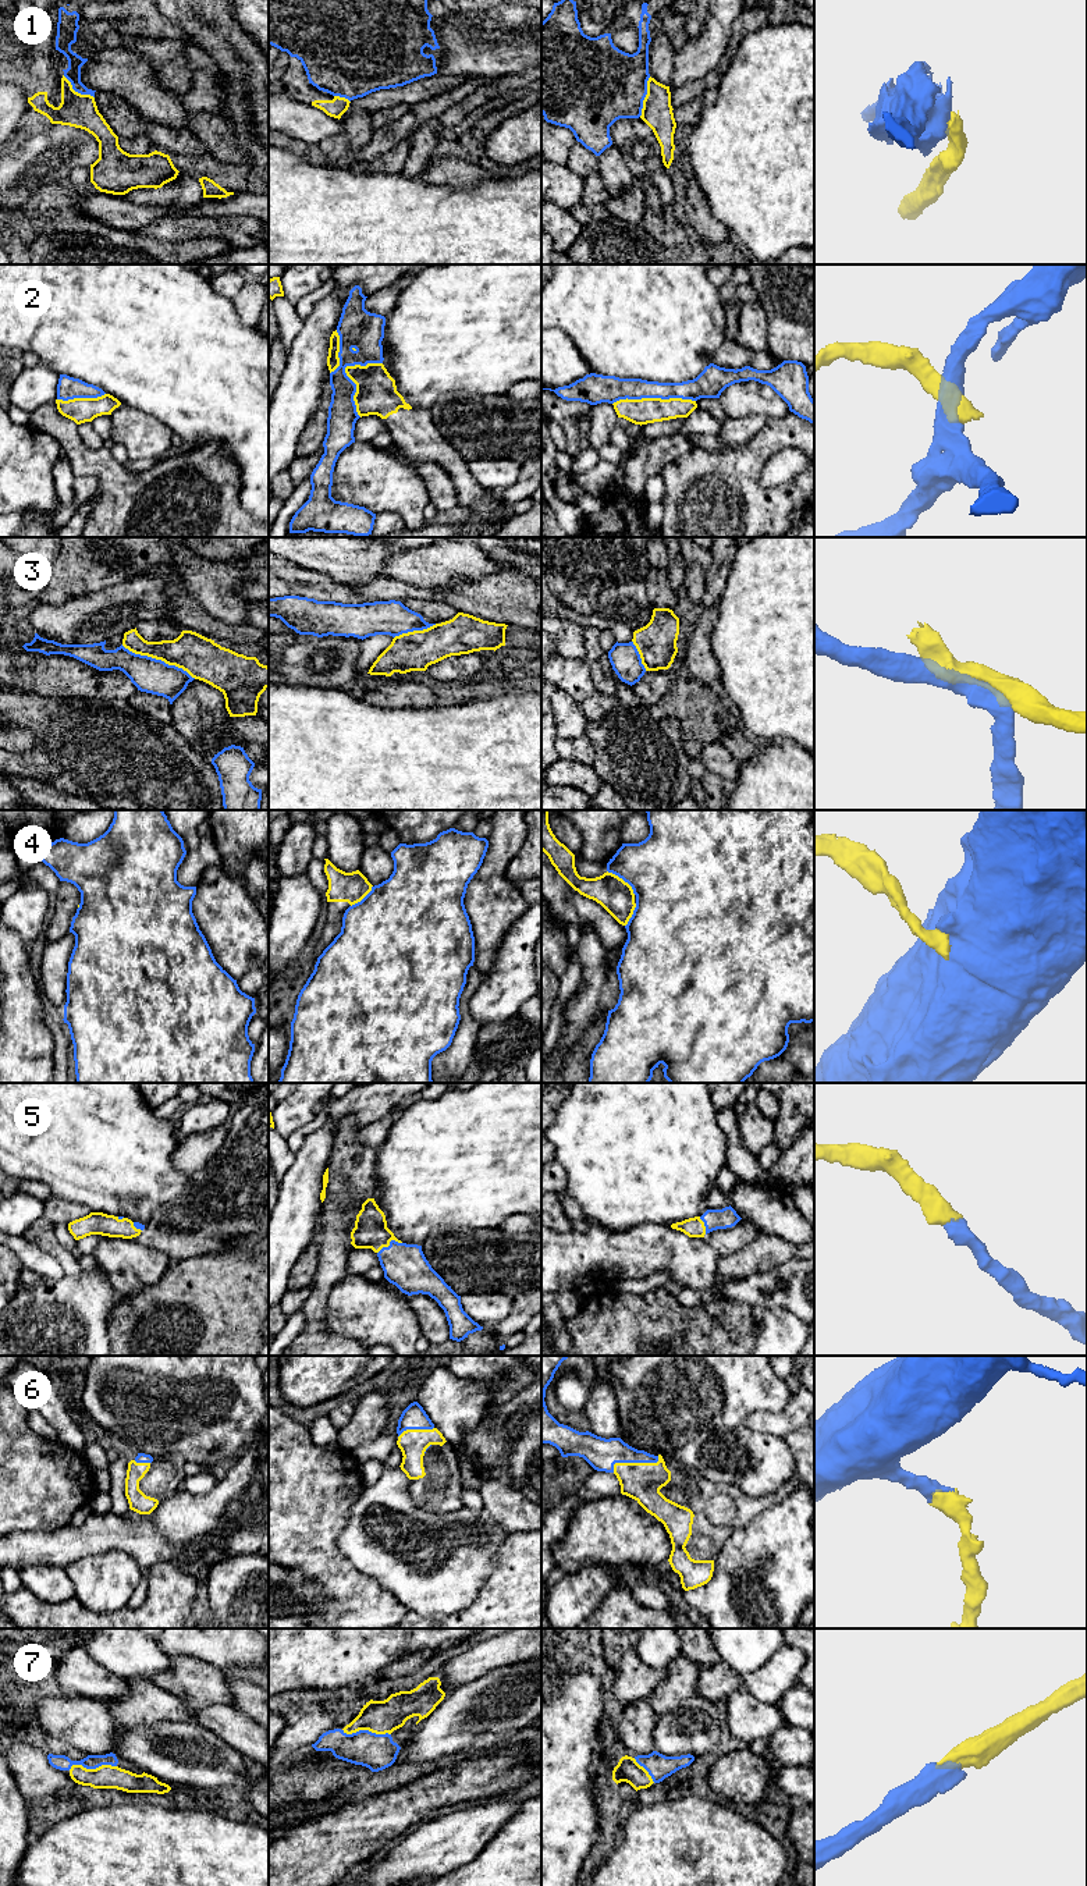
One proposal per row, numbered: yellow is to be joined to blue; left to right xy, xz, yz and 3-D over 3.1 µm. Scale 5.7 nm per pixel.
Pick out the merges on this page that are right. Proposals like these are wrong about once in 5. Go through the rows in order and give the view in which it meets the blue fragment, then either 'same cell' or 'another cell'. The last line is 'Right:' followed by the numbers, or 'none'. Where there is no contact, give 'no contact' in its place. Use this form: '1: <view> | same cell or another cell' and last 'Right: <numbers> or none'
1: yz | another cell
2: xz | another cell
3: xy | another cell
4: yz | another cell
5: xz | same cell
6: yz | same cell
7: xz | same cell
Right: 5, 6, 7

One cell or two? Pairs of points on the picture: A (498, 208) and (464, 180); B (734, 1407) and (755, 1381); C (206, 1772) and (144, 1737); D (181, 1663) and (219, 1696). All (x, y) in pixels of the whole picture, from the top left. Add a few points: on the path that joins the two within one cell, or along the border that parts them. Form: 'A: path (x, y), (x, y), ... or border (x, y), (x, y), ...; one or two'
A: border (494, 177), (480, 180), (466, 188), (437, 185); two
B: path (735, 1400), (748, 1388); one
C: path (189, 1760), (171, 1760), (156, 1754); one
D: path (191, 1673), (209, 1687); one

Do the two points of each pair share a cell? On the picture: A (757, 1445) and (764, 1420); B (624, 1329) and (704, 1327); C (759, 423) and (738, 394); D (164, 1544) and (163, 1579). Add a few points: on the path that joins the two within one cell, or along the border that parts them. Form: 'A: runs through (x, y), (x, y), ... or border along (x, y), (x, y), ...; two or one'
A: border along (743, 1424), (784, 1438); two
B: runs through (643, 1329), (685, 1328); one
C: border along (727, 416), (762, 415), (766, 419); two
D: border along (145, 1570), (160, 1562), (171, 1562), (192, 1577); two

